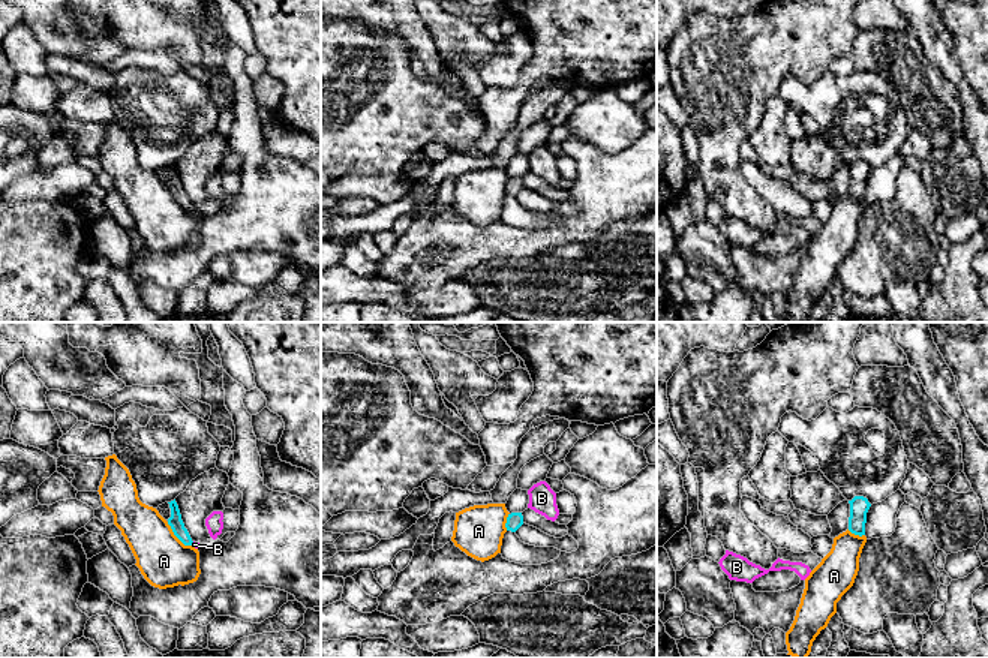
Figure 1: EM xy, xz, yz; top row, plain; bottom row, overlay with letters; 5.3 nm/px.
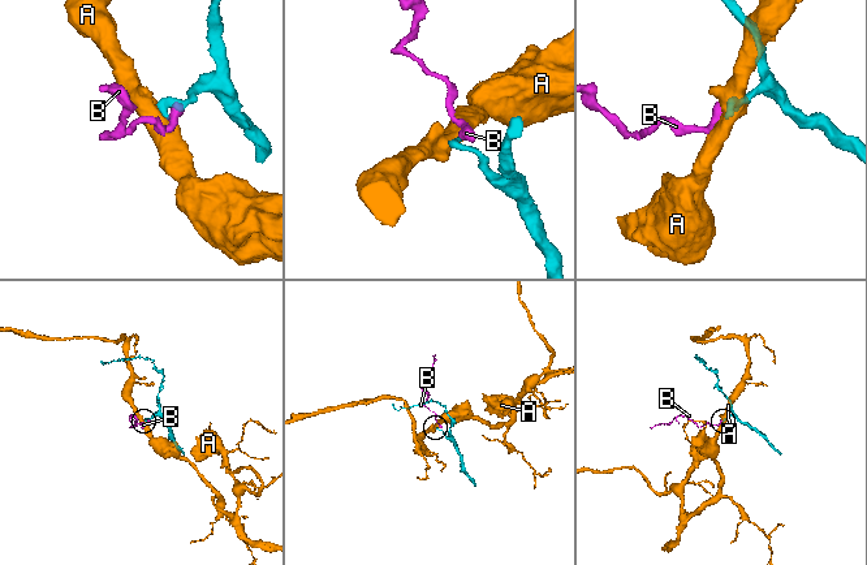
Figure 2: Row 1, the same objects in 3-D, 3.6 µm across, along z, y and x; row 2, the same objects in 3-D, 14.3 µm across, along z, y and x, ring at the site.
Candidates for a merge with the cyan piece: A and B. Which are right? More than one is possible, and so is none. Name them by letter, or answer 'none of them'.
B

